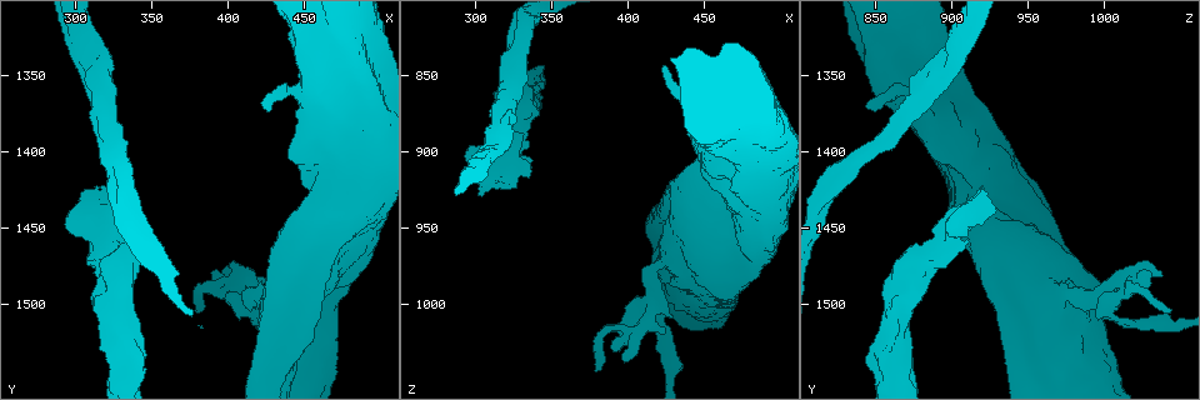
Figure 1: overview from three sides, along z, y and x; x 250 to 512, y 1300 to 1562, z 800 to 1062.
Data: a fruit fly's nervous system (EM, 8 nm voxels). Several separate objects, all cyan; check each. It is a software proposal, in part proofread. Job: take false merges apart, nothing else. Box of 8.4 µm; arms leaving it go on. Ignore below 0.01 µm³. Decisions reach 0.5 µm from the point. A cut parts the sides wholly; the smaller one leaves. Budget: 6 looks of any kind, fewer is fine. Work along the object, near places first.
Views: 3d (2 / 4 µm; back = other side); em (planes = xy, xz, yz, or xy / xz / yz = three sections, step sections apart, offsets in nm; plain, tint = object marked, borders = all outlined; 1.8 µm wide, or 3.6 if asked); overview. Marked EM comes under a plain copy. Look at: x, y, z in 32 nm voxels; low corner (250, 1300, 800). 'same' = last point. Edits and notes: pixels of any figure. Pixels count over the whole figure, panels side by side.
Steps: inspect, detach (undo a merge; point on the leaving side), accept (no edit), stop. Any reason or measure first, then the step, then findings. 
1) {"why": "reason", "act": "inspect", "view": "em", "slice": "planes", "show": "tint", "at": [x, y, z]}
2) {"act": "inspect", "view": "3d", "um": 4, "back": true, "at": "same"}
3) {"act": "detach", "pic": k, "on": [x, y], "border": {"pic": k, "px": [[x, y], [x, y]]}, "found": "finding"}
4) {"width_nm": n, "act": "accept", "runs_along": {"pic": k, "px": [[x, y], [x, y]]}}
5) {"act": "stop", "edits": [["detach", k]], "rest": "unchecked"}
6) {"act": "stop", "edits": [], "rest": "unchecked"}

{"why": "a fork", "act": "inspect", "view": "em", "slice": "planes", "show": "tint", "at": [302, 1316, 908]}

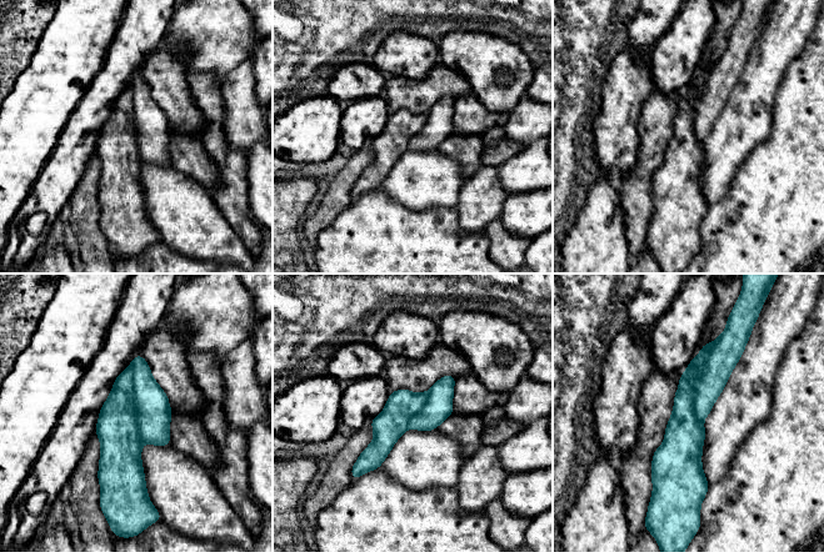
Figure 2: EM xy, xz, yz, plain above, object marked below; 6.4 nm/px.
{"act": "detach", "pic": 2, "on": [151, 405], "part_leaving": {"pic": 2, "px": [[139, 359], [154, 430], [165, 442]]}, "found": "two cells meet here"}

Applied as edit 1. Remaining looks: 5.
{"why": "redraw", "act": "inspect", "view": "overview"}

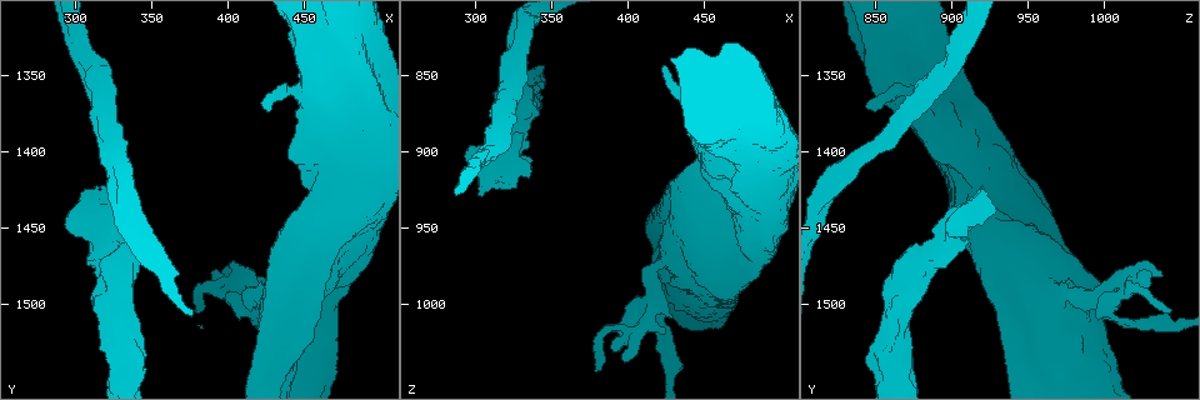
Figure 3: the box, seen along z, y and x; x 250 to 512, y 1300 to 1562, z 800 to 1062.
{"why": "sharp bend", "act": "inspect", "view": "3d", "um": 4, "at": [434, 1496, 966]}

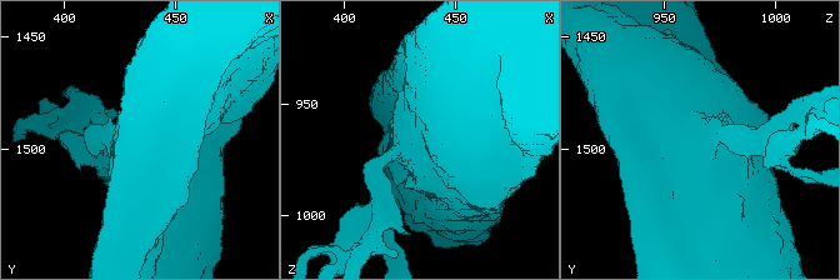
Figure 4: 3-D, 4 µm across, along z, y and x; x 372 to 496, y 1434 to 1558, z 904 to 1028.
{"why": "need the tissue", "act": "inspect", "view": "em", "um": 3.6, "slice": "yz", "step": 4, "show": "tint", "at": [432, 1495, 967]}

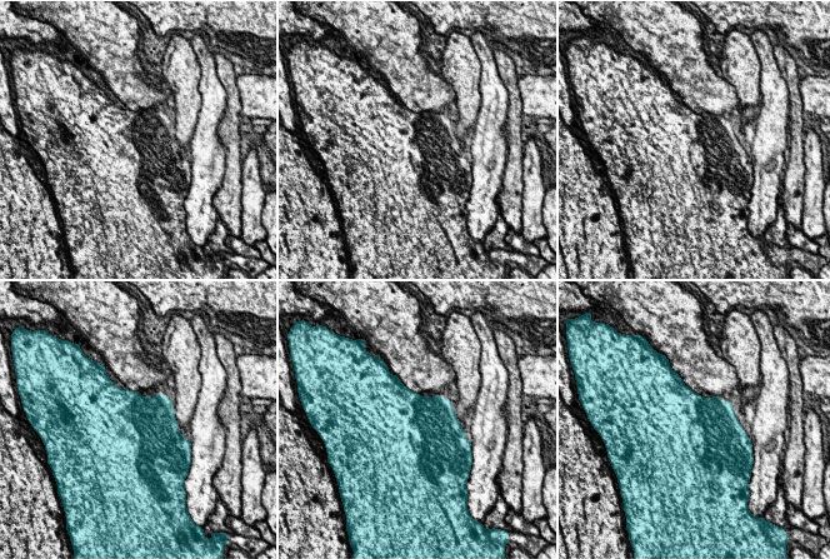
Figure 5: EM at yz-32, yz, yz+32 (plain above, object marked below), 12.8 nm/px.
{"act": "inspect", "view": "em", "um": 3.6, "slice": "planes", "show": "tint", "at": "same"}

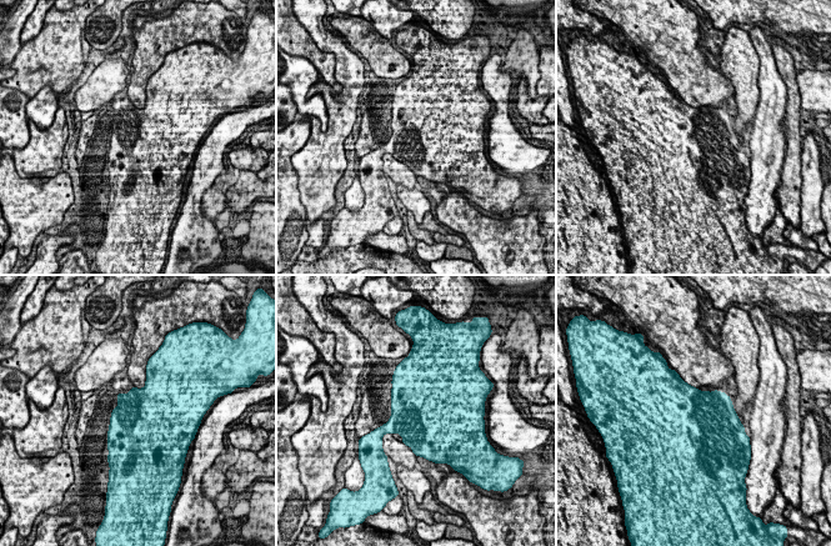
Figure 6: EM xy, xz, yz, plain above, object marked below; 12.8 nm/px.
{"width_nm": 900, "act": "accept", "found": "one cell here"}

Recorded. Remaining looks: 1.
{"why": "calibre changes", "act": "inspect", "view": "em", "slice": "planes", "show": "tint", "at": [396, 1494, 1014]}

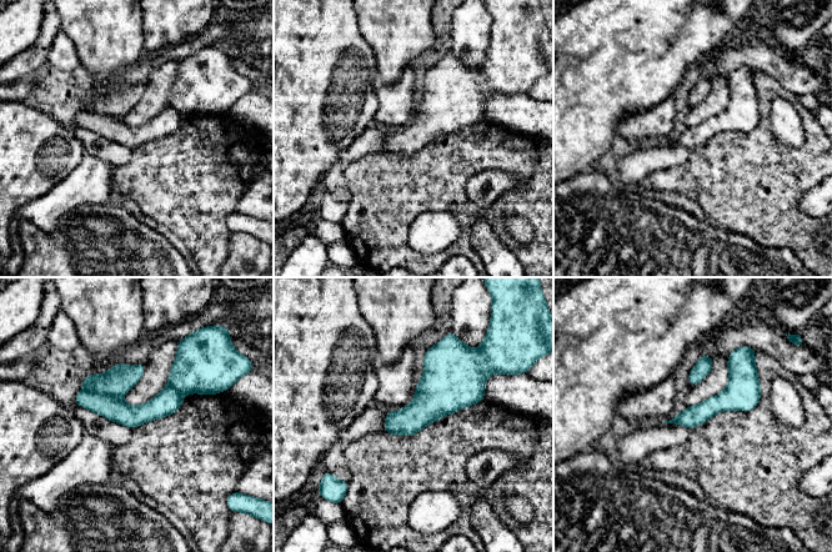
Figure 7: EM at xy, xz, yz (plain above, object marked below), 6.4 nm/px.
{"act": "accept", "runs_along": {"pic": 7, "px": [[204, 391], [180, 387], [146, 412], [78, 400]]}, "found": "continuous, no second cell"}

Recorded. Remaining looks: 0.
{"act": "stop", "edits": [["detach", 2]], "rest": "unchecked"}

